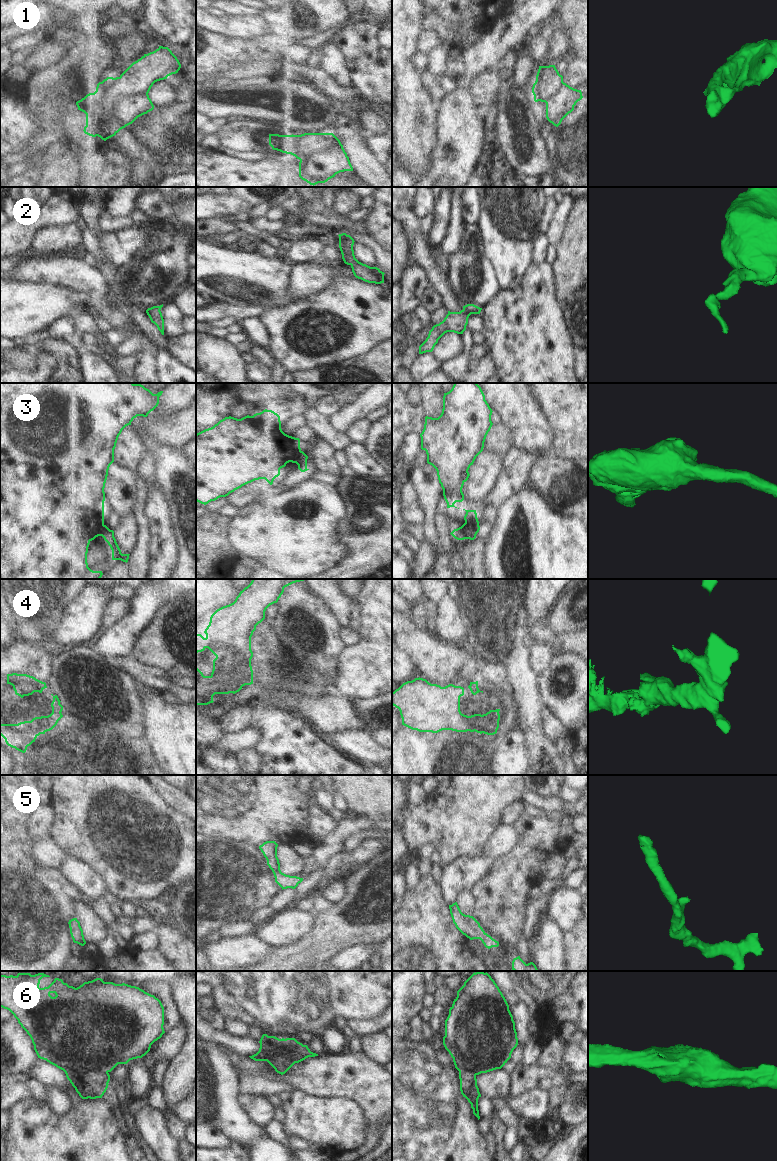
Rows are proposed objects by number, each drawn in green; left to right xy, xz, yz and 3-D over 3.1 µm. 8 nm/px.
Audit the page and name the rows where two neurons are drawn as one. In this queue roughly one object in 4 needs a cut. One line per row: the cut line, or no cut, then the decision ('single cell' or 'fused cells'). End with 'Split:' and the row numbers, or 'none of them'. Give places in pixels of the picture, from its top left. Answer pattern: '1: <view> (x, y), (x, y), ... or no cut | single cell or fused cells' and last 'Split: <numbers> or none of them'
1: xy (147, 93), (132, 95), (118, 103), (116, 118), (120, 128) | fused cells
2: no cut | single cell
3: yz (464, 523), (470, 526), (478, 526) | fused cells
4: no cut | single cell
5: no cut | single cell
6: no cut | single cell
Split: 1, 3

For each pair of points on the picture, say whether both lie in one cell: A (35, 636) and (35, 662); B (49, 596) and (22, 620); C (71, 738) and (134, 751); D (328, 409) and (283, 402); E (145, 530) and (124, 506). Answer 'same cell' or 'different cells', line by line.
A: different cells
B: same cell
C: same cell
D: same cell
E: different cells

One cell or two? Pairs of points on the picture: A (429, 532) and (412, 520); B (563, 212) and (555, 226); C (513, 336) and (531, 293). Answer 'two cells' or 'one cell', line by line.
A: two cells
B: one cell
C: one cell

